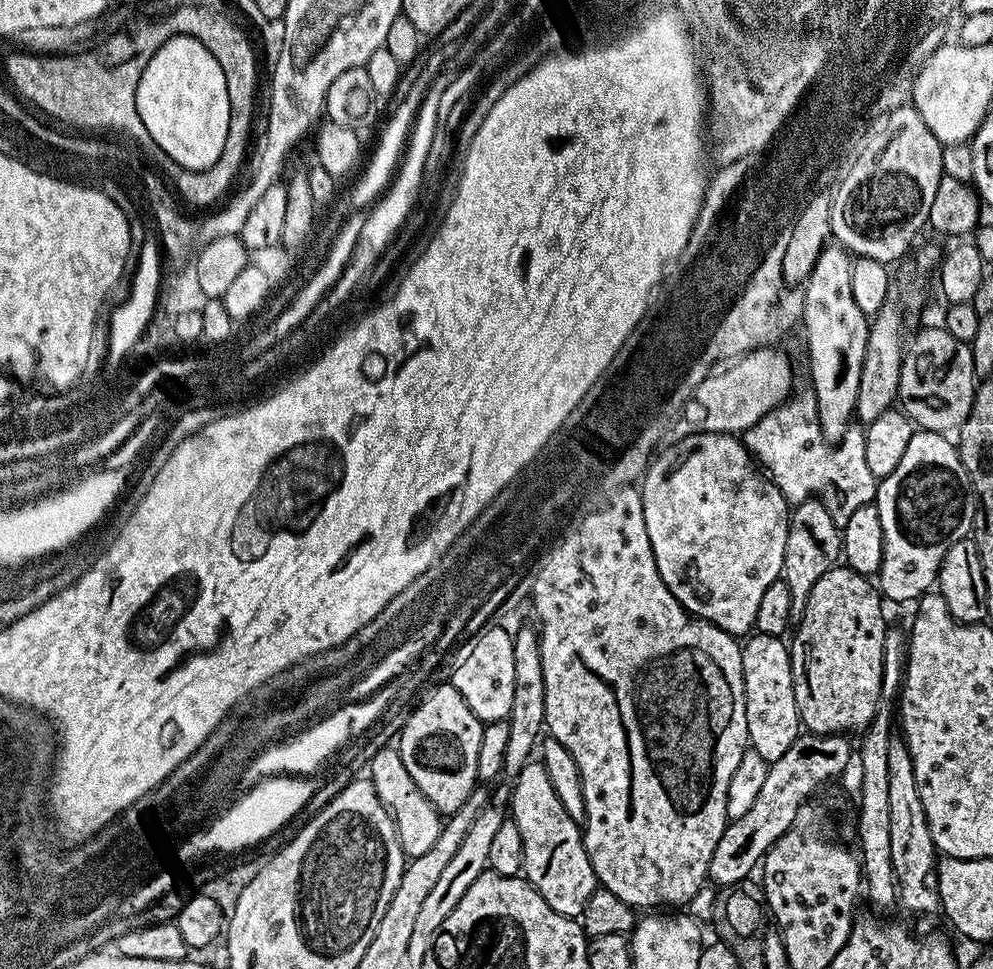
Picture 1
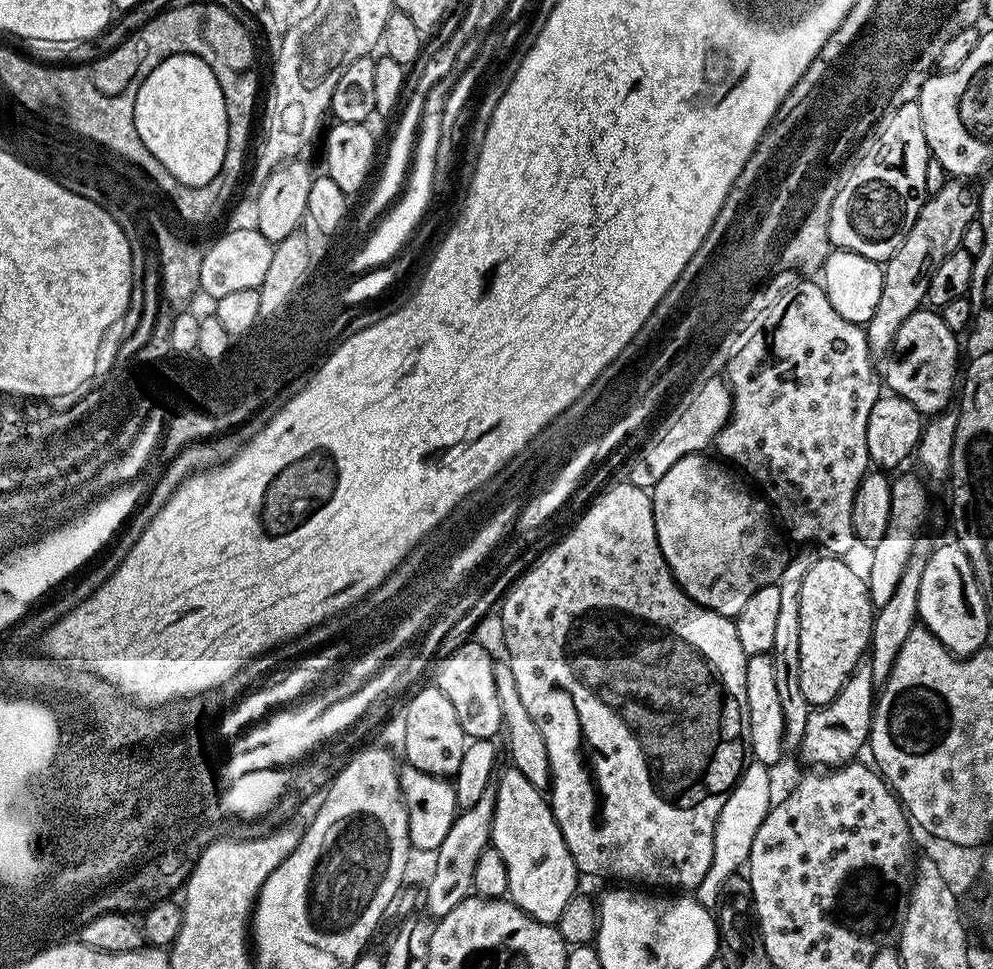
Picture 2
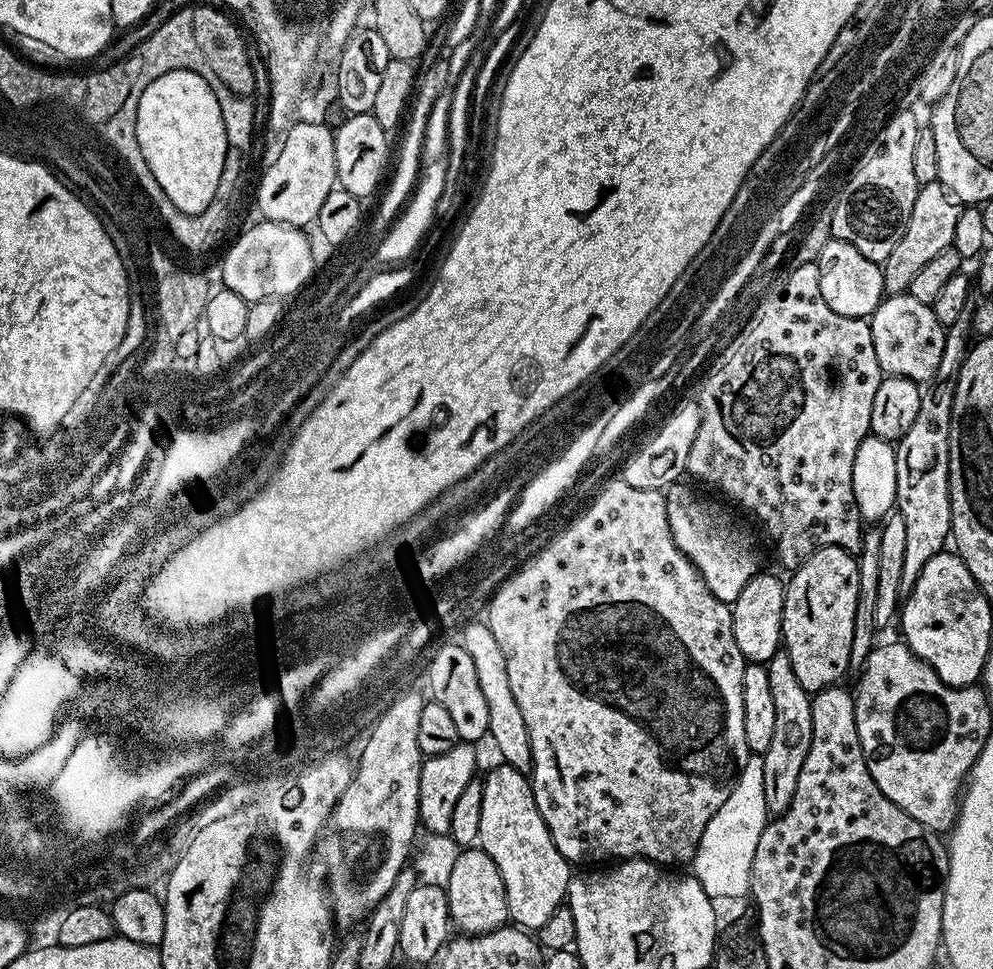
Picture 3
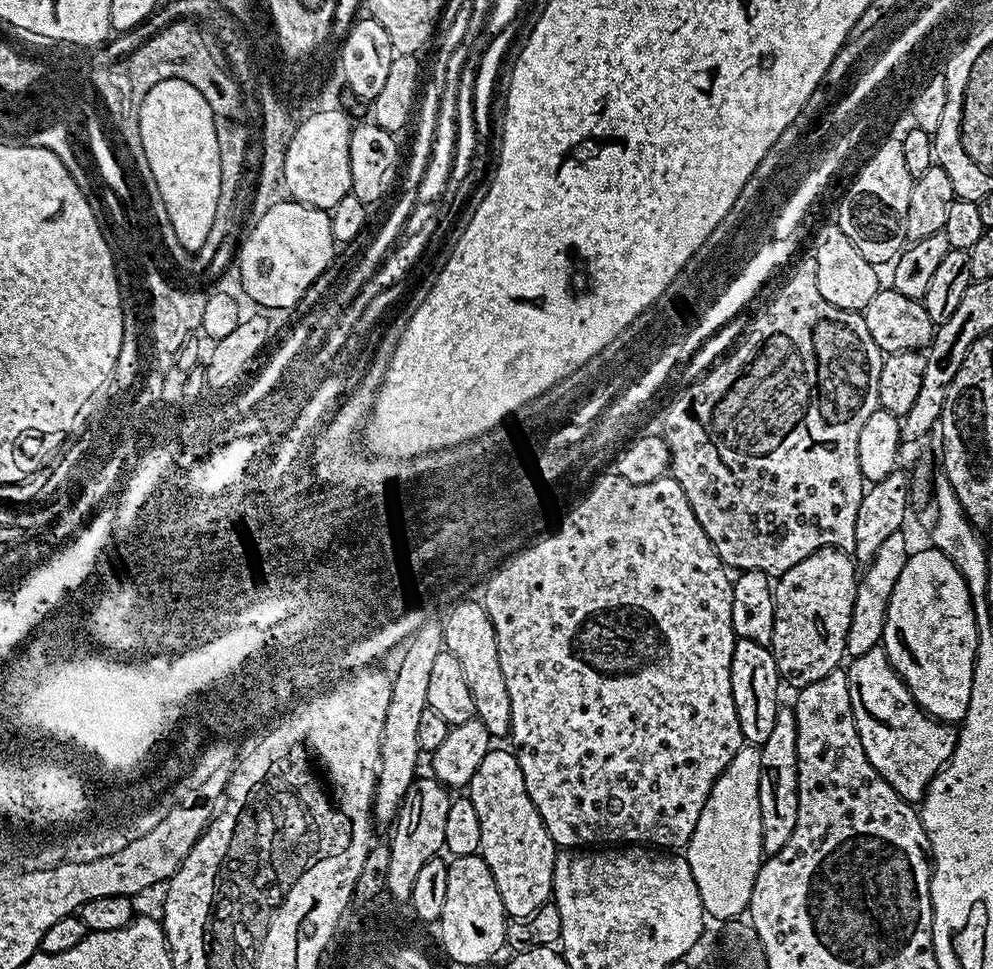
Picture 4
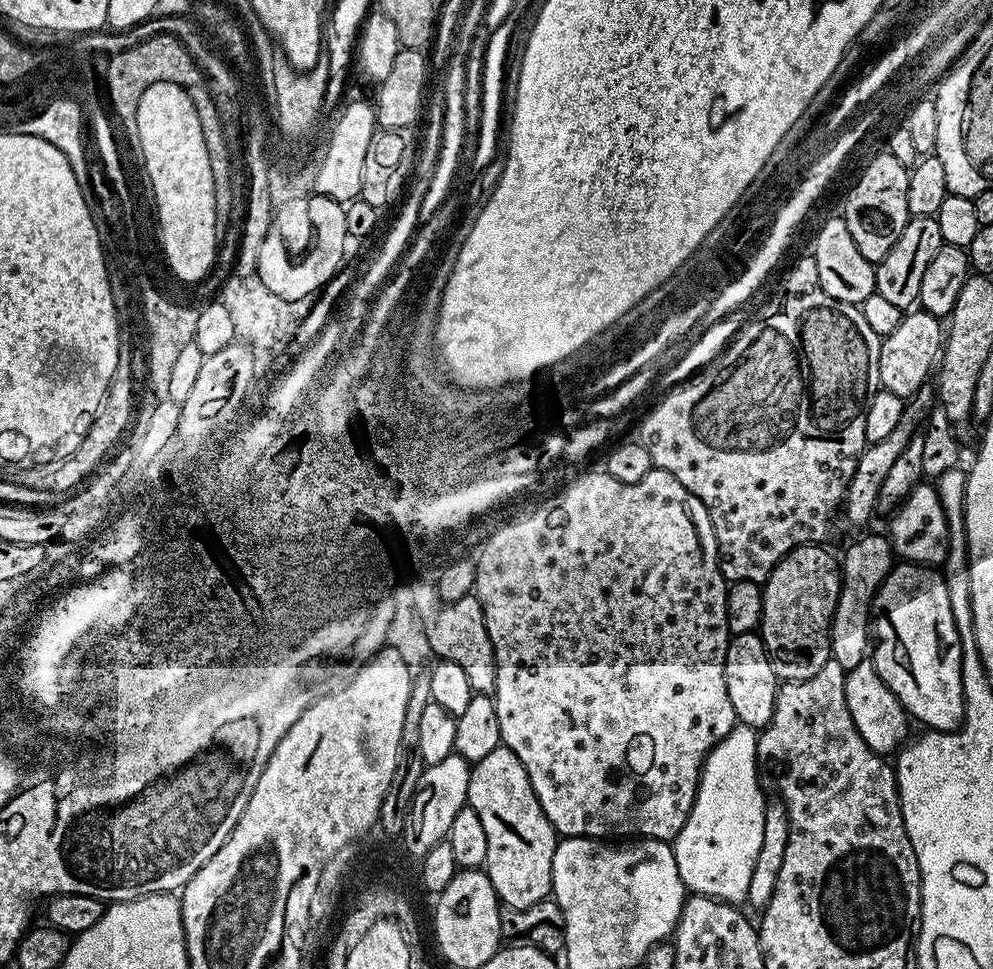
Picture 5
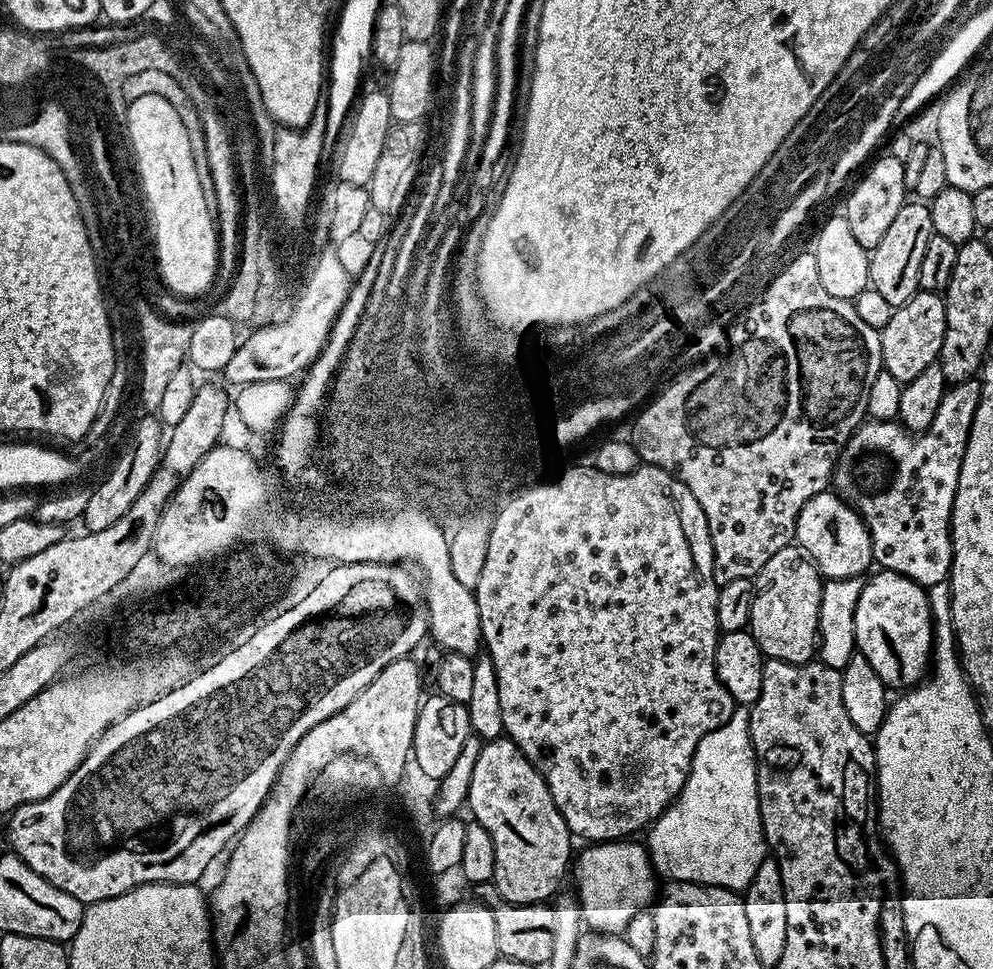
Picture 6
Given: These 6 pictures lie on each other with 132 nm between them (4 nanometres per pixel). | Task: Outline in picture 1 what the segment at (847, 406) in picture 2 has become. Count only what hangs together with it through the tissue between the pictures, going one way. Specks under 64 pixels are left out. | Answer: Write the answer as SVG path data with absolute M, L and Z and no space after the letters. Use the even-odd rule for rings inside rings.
M811 390L797 391L795 395L770 410L754 426L742 433L742 443L754 457L755 463L765 473L776 468L776 440L780 440L780 469L774 475L774 483L789 505L795 506L818 498L830 510L830 518L843 529L850 522L850 514L876 499L878 477L870 474L864 445L865 429L849 427L848 433L833 446L822 434L818 422L816 395Z

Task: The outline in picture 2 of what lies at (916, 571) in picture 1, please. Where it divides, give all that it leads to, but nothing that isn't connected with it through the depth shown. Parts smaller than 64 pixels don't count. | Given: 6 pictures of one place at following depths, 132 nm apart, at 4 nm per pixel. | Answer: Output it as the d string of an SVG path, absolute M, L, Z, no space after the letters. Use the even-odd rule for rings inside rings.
M919 475L916 476L900 476L892 480L890 522L886 526L886 534L882 534L882 538L871 549L872 565L869 566L868 572L866 571L868 593L872 599L873 609L886 606L886 602L890 602L890 597L898 587L898 580L906 570L912 547L923 533L920 531L923 530L924 519L928 516L928 492L924 489L925 481Z

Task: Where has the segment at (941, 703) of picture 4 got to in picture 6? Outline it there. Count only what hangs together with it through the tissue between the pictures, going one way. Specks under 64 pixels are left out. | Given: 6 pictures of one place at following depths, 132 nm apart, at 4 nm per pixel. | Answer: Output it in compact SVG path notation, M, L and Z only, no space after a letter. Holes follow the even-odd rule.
M880 570L877 573L877 576L869 575L864 580L862 598L858 598L858 610L854 610L856 652L864 656L866 662L870 662L874 674L878 674L880 681L889 689L907 690L913 687L930 668L932 659L932 607L928 604L928 593L924 585L897 572Z

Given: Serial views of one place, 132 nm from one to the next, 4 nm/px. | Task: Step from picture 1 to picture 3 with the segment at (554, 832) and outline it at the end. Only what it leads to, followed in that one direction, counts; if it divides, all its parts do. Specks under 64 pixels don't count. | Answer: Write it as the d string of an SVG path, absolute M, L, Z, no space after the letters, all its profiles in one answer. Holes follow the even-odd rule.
M501 763L499 767L482 780L484 793L478 844L486 854L490 854L490 858L494 858L494 866L498 866L502 874L511 923L525 930L535 930L542 926L542 922L546 922L546 918L550 918L550 914L554 914L559 904L565 903L570 879L570 871L568 872L570 864L560 853L558 846L554 846L550 830L534 802L529 777L506 763Z

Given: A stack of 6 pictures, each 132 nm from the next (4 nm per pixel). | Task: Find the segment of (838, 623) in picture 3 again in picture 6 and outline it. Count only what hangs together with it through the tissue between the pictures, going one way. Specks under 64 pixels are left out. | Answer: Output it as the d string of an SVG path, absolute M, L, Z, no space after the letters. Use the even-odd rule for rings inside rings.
M790 543L754 578L754 598L750 606L747 631L758 642L760 655L769 660L791 664L809 663L817 655L820 631L818 610L824 589L824 580L816 565L795 543Z

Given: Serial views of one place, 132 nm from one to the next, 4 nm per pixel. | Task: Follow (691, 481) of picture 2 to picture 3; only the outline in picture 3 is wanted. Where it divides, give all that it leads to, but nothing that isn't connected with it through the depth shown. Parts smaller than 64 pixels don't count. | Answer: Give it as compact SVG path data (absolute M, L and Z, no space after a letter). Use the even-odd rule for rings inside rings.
M677 482L667 489L664 501L670 534L678 550L682 550L685 558L698 570L702 582L706 582L714 598L731 606L738 594L742 594L746 582L750 582L750 578L754 578L762 568L751 534L738 521L719 512L706 497L687 488L684 482Z

